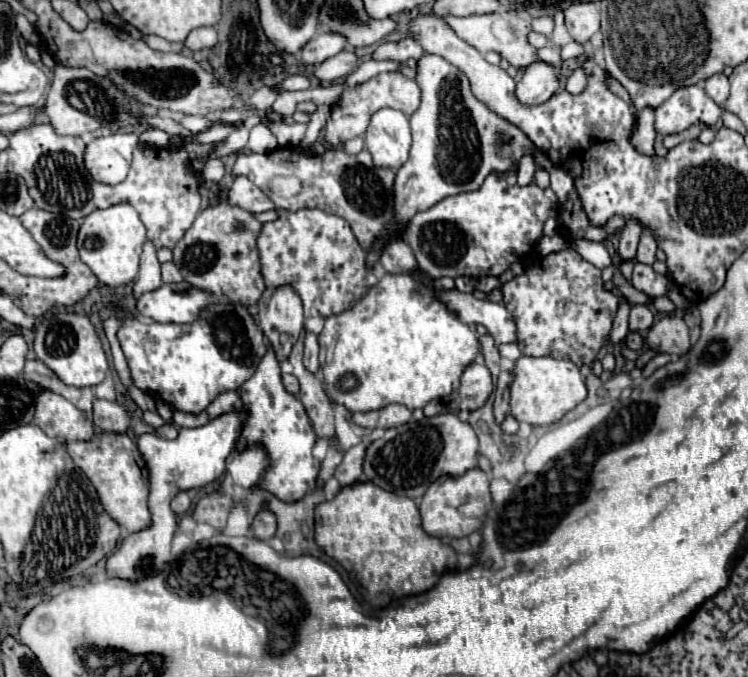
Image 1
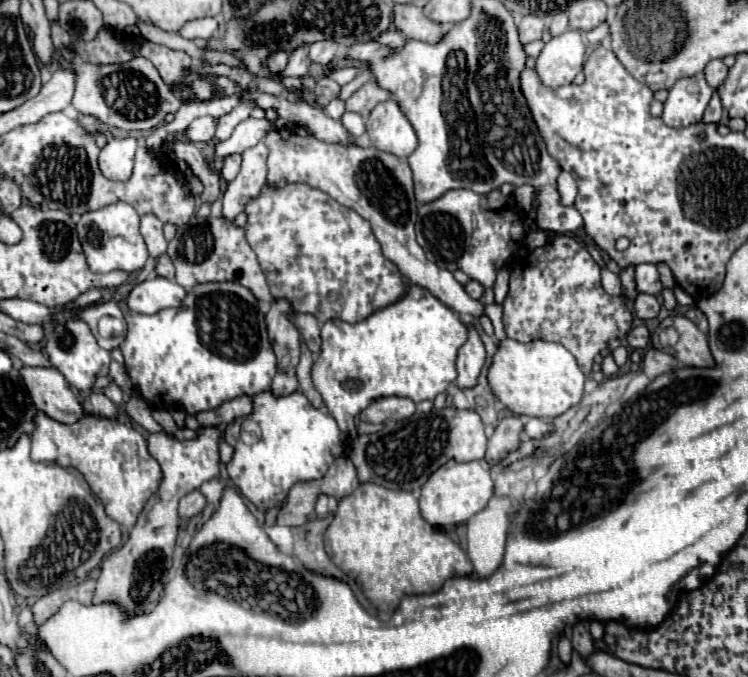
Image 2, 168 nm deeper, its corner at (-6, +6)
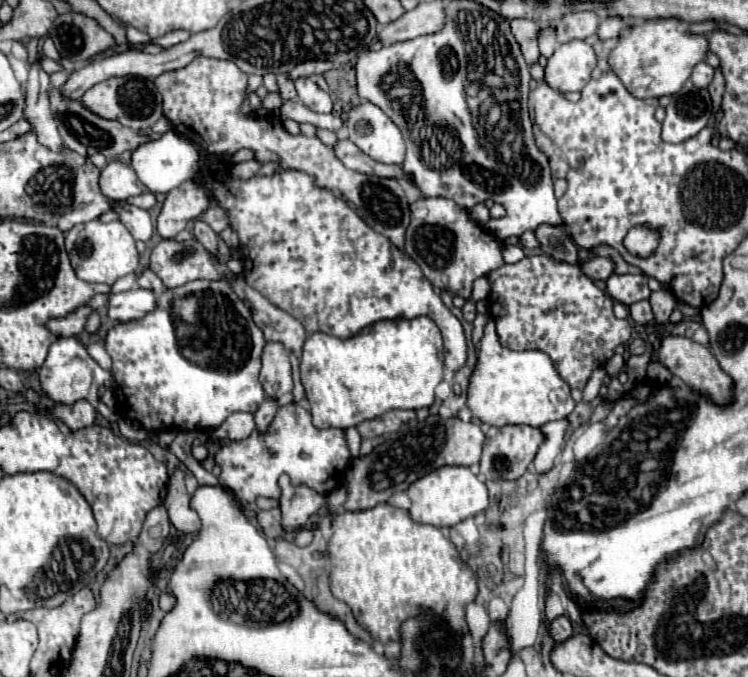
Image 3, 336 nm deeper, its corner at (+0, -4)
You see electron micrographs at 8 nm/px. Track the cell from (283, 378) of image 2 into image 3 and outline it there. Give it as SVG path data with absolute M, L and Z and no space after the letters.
M268 396L268 398L264 400L264 404L258 408L258 412L254 414L256 426L258 426L260 430L268 428L268 424L272 422L272 418L274 418L276 410L278 410L278 402L276 402L276 398L270 398L270 396Z

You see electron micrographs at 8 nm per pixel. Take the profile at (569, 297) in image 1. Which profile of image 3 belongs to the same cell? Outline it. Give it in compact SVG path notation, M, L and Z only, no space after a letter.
M548 254L540 256L526 256L516 264L504 264L502 268L488 274L492 284L488 304L490 316L496 322L496 332L500 344L510 350L542 350L546 352L560 376L572 388L584 388L590 380L590 374L604 366L606 360L614 354L618 344L626 344L632 334L632 326L628 320L618 320L612 312L612 298L602 292L578 266L554 260Z

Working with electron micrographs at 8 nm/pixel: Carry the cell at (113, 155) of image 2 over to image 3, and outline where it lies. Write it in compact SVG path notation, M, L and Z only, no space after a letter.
M110 160L102 172L100 172L100 190L110 200L126 200L128 196L136 196L144 190L142 182L134 178L134 170L130 170L130 164L122 160Z

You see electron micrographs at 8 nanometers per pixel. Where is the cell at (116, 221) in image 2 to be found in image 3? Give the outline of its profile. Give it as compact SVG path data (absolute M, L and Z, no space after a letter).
M92 220L86 224L74 226L70 232L66 232L66 252L72 260L72 268L76 276L90 284L102 282L112 286L118 278L140 270L136 240L132 238L132 234L126 230L126 226L120 220L114 220L114 222Z

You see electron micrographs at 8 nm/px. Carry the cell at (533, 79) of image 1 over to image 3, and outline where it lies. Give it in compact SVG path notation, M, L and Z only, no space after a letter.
M570 40L548 58L544 82L558 92L580 92L596 66L596 54L584 40Z

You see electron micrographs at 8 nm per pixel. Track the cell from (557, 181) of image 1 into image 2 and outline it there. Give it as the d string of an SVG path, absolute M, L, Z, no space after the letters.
M562 172L562 174L558 176L558 192L560 192L560 196L562 196L562 204L564 204L564 206L572 206L572 204L574 204L578 186L576 186L576 180L574 180L572 174Z

